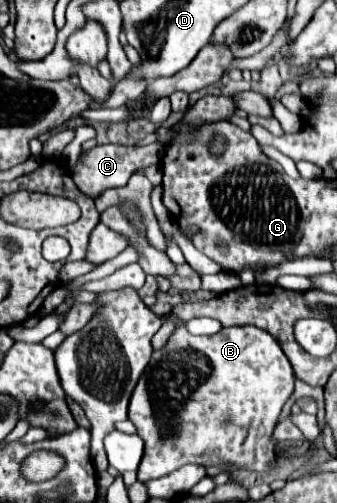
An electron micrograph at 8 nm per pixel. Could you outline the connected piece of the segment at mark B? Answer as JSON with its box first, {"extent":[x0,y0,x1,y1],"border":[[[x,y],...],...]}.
{"extent":[128,322,292,482],"border":[[[178,322],[178,328],[168,344],[152,354],[152,360],[130,398],[128,420],[136,426],[138,436],[144,440],[138,480],[150,482],[186,464],[210,468],[232,462],[238,470],[270,470],[276,446],[272,442],[272,432],[278,422],[280,408],[292,394],[292,386],[292,366],[278,340],[266,330],[256,326],[234,326],[222,328],[212,336],[194,336],[186,332],[182,322]]]}

